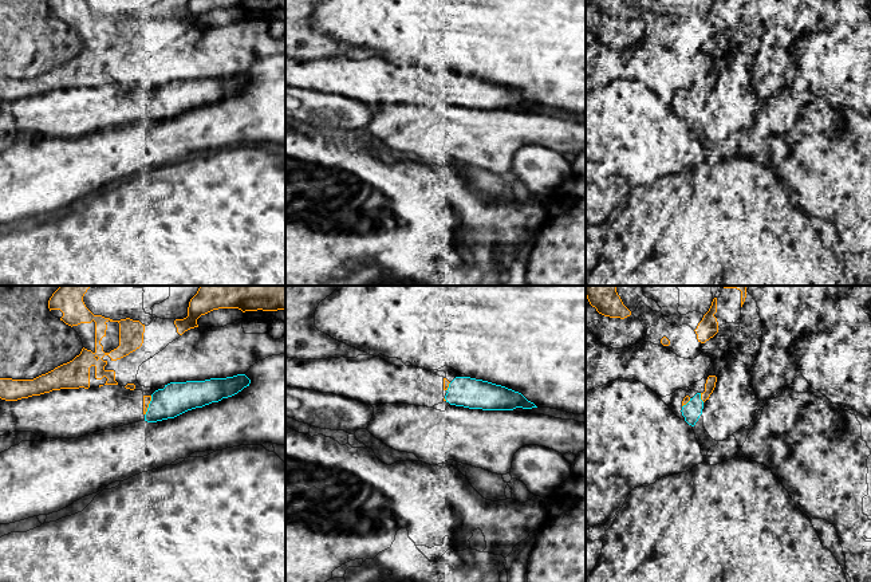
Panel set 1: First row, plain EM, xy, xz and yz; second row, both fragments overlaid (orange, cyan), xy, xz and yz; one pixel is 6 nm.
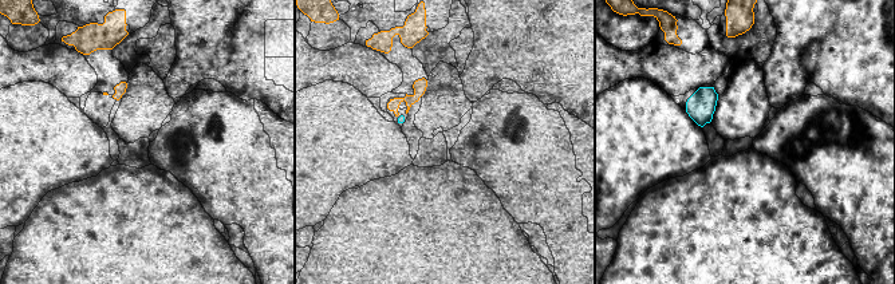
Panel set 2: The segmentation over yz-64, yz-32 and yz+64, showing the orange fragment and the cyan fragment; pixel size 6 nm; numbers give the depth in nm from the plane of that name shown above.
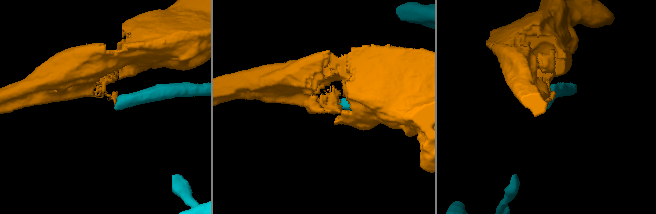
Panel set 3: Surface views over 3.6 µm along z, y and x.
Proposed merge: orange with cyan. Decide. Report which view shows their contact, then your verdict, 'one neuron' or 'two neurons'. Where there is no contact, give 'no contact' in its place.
yz | two neurons

